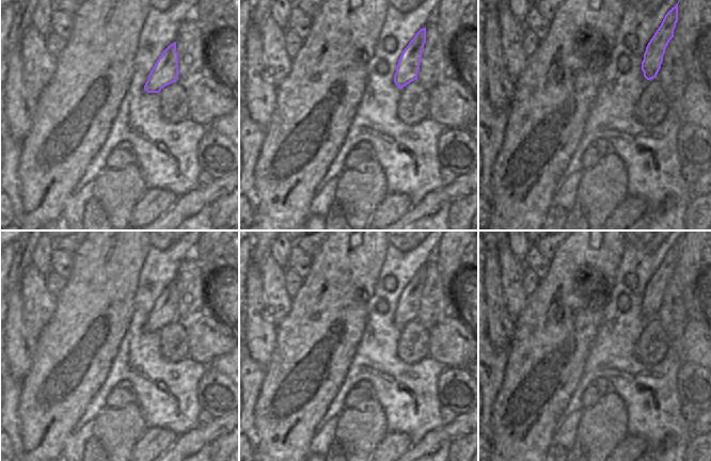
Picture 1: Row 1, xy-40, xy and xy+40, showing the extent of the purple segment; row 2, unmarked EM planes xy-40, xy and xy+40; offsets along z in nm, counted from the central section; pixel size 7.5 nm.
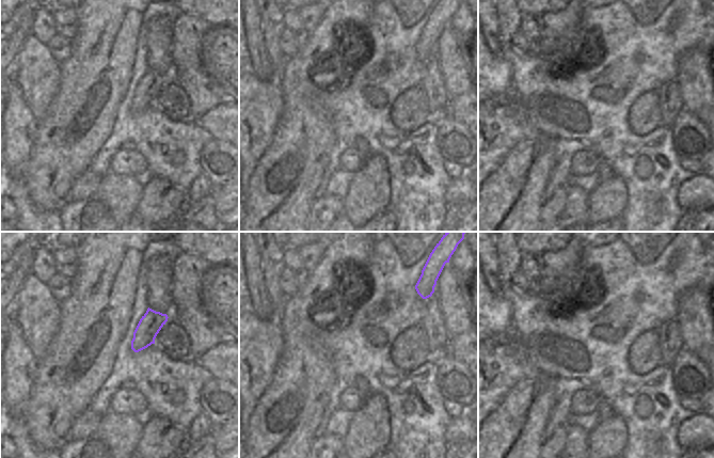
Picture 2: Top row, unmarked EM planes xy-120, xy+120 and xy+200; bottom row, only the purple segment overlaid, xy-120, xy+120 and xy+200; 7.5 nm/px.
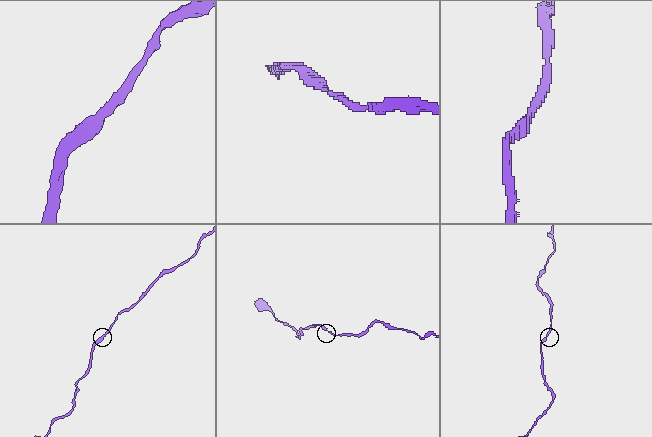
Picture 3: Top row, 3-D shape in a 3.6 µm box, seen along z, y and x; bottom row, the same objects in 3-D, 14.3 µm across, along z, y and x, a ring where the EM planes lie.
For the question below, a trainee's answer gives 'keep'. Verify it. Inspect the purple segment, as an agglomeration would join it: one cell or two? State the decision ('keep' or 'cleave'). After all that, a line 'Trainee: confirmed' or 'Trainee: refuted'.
keep
Trainee: confirmed

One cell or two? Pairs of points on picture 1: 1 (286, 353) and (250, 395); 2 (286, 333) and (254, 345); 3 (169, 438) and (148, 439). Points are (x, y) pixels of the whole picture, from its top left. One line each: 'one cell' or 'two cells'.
1: two cells
2: two cells
3: one cell

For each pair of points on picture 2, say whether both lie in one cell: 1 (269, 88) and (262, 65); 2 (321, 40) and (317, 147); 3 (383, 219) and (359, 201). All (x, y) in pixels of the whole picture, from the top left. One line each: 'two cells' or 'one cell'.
1: two cells
2: one cell
3: two cells

